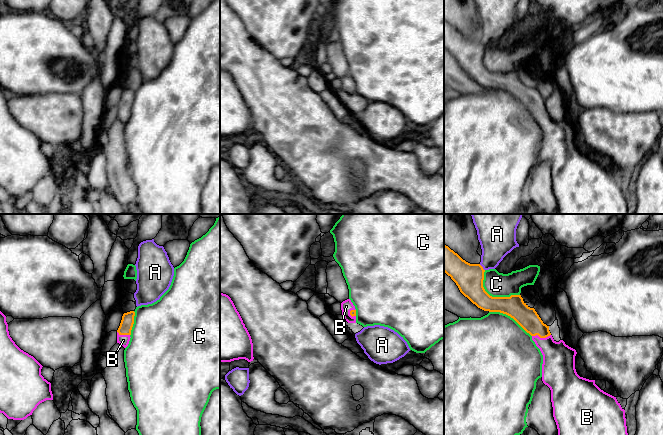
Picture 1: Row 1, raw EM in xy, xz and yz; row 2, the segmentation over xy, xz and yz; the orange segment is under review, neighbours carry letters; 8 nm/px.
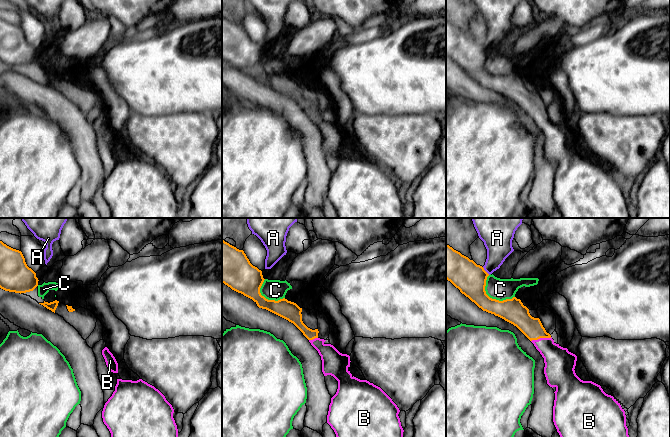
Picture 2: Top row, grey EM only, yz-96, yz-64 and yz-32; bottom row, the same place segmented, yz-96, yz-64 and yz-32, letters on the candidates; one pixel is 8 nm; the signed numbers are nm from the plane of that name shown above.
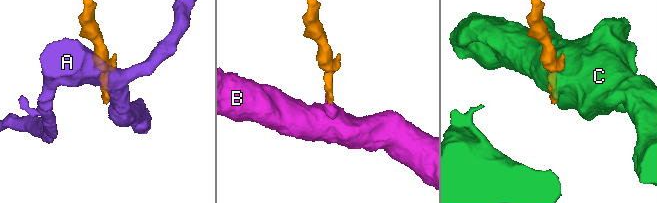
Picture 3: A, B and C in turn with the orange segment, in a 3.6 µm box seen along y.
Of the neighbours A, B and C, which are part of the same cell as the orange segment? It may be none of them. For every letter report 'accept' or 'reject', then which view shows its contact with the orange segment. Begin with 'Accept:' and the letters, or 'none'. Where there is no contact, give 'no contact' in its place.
Accept: B
A: reject | yz
B: accept | yz
C: reject | yz

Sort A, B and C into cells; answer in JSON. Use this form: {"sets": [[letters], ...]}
{"sets": [["A"], ["B"], ["C"]]}

